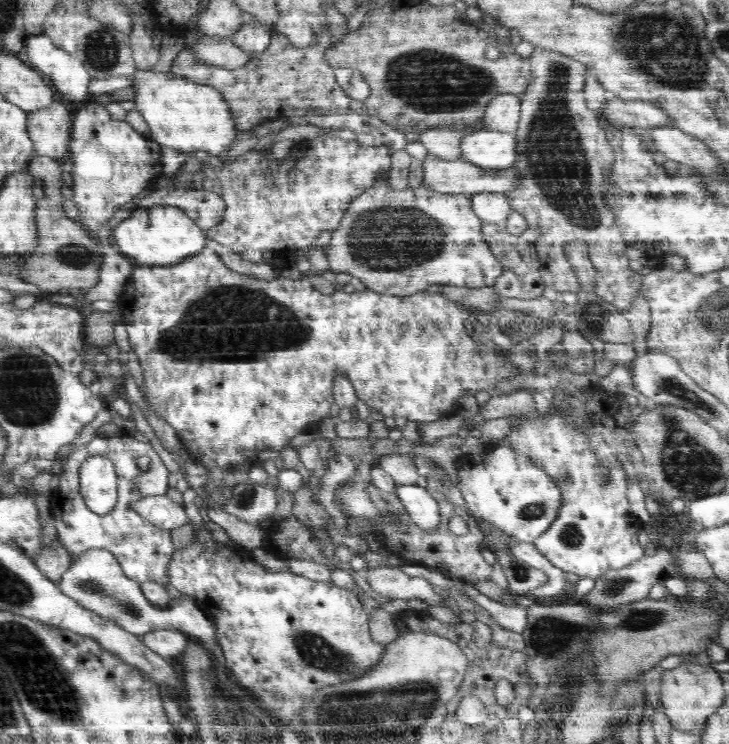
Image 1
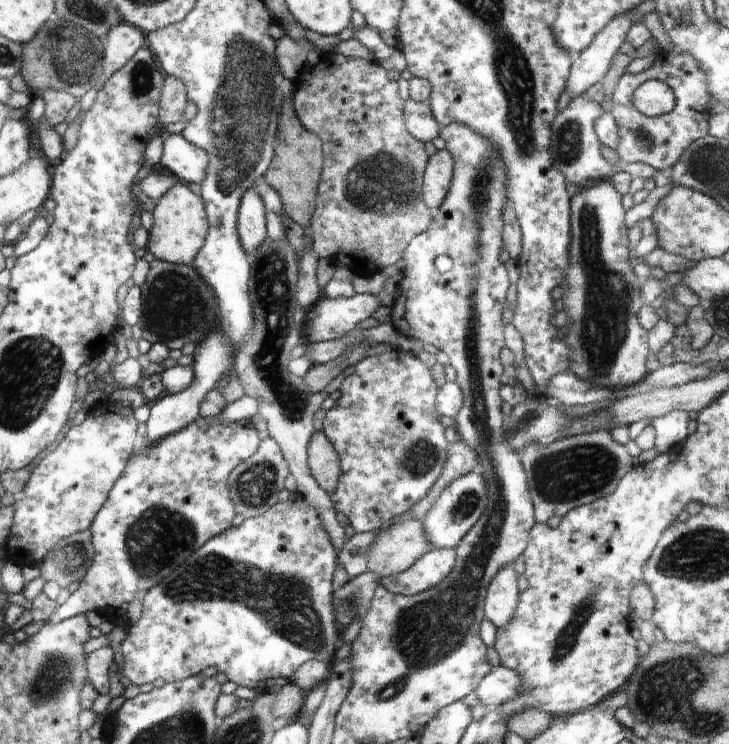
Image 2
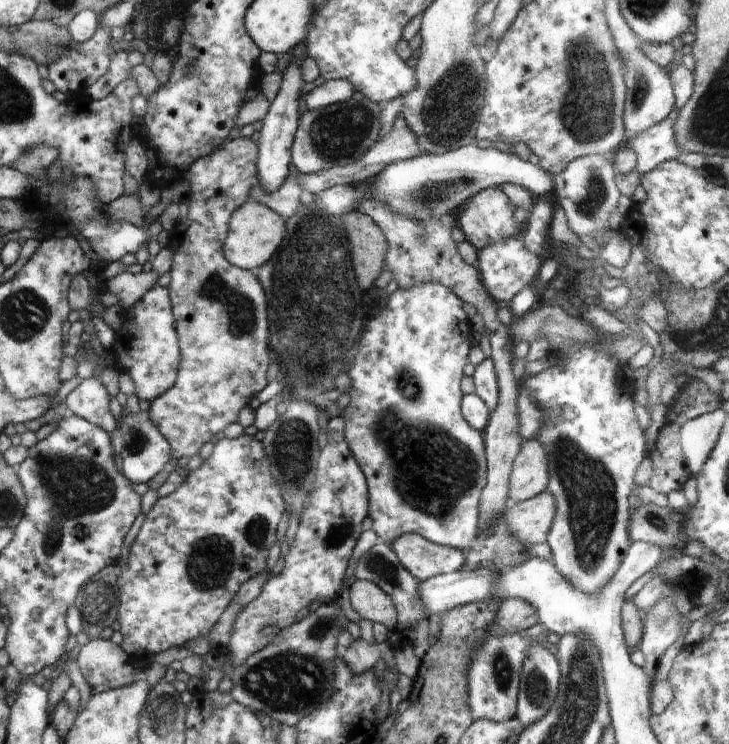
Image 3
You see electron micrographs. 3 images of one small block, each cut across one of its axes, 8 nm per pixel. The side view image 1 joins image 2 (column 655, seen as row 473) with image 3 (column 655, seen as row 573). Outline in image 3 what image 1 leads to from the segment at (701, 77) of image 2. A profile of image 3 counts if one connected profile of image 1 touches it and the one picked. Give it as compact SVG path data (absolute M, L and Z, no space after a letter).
M682 62L676 65L675 68L672 68L672 70L668 72L668 76L670 78L670 82L672 82L673 91L675 92L674 110L672 110L672 112L670 112L663 121L660 121L658 124L654 124L652 128L648 128L646 132L642 132L640 136L636 136L636 138L632 138L632 140L625 141L623 145L628 148L632 148L632 150L636 152L638 164L636 164L635 169L641 175L648 174L651 170L654 170L656 166L662 164L662 162L680 158L682 154L685 154L685 152L682 152L682 148L678 148L678 144L676 144L674 124L676 124L678 114L680 114L682 107L684 107L686 102L688 102L688 98L690 98L690 95L693 92L694 76L692 76L692 71L688 69L686 65L682 64Z

